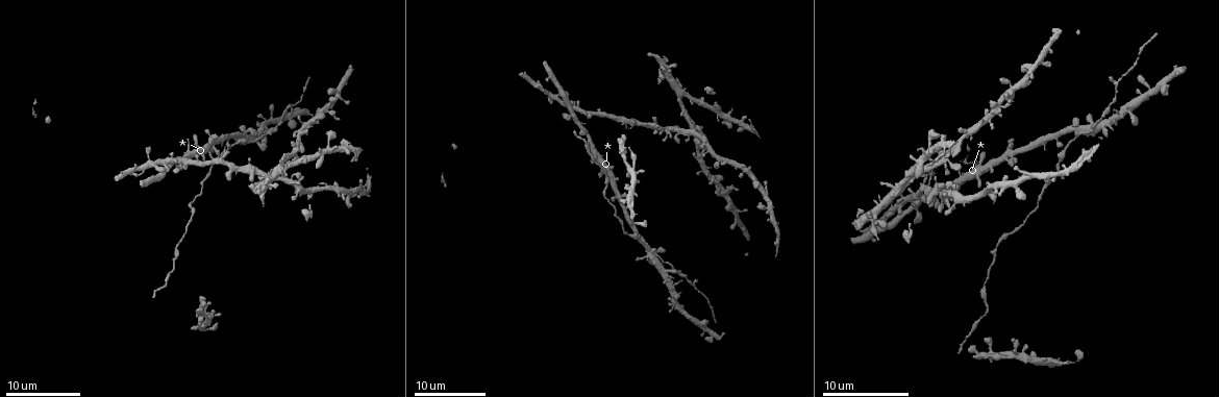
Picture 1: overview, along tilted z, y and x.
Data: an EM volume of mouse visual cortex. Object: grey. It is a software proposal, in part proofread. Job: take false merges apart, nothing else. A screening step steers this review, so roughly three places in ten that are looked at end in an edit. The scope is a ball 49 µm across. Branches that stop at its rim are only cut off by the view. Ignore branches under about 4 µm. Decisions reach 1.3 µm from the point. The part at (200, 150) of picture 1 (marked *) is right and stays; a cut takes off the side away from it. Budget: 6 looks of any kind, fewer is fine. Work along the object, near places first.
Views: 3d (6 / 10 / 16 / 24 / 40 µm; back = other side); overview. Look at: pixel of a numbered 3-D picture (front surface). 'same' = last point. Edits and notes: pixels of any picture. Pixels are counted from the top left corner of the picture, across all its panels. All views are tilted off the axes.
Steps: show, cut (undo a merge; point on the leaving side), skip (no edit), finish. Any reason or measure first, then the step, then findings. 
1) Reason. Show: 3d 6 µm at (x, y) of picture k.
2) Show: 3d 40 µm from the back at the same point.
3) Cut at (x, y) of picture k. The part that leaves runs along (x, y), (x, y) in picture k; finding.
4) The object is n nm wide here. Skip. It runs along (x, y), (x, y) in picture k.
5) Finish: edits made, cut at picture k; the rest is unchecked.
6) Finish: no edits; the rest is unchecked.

Show: 3d 16 µm at (667, 261) of picture 1.

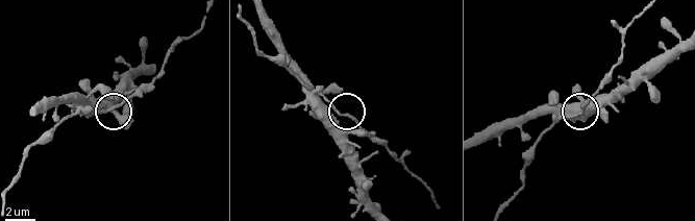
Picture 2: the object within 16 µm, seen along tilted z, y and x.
The side arm is 16 µm long. Skip. It runs along (482, 141), (543, 115), (582, 113), (603, 83) in picture 2; one neuron here.

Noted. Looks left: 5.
Branch point. Show: 3d 6 µm at (1064, 151) of picture 1.

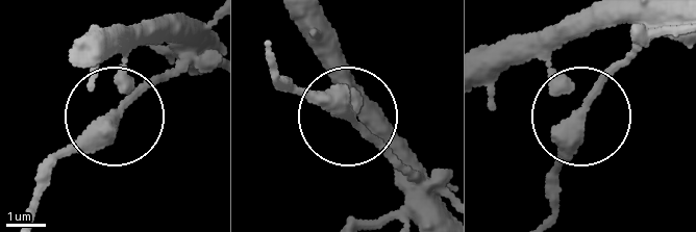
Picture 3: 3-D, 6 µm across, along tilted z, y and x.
Show: 3d 6 µm from the back at (582, 114) of picture 3.

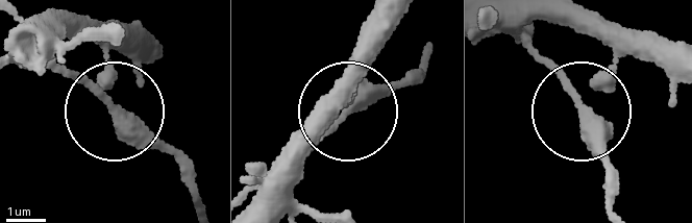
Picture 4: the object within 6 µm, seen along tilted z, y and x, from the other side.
The object is 240 nm wide here. Skip. All the same neuron.

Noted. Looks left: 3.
Show: 3d 6 µm at (894, 220) of picture 1.

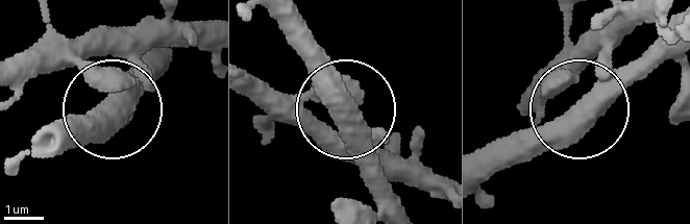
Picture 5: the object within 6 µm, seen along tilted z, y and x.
Show: 3d 6 µm from the back at (578, 109) of picture 5.

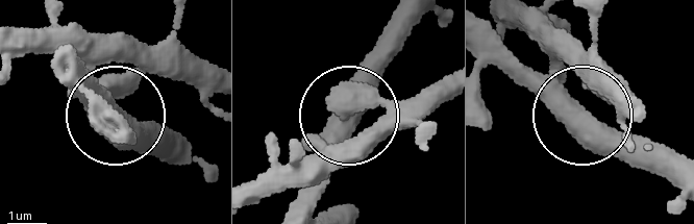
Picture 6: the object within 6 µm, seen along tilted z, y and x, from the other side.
The object is 480 nm wide here. Skip. It runs along (287, 212), (397, 36) in picture 6; all the same neuron.

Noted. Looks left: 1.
Finish: no edits; the rest is unchecked.

